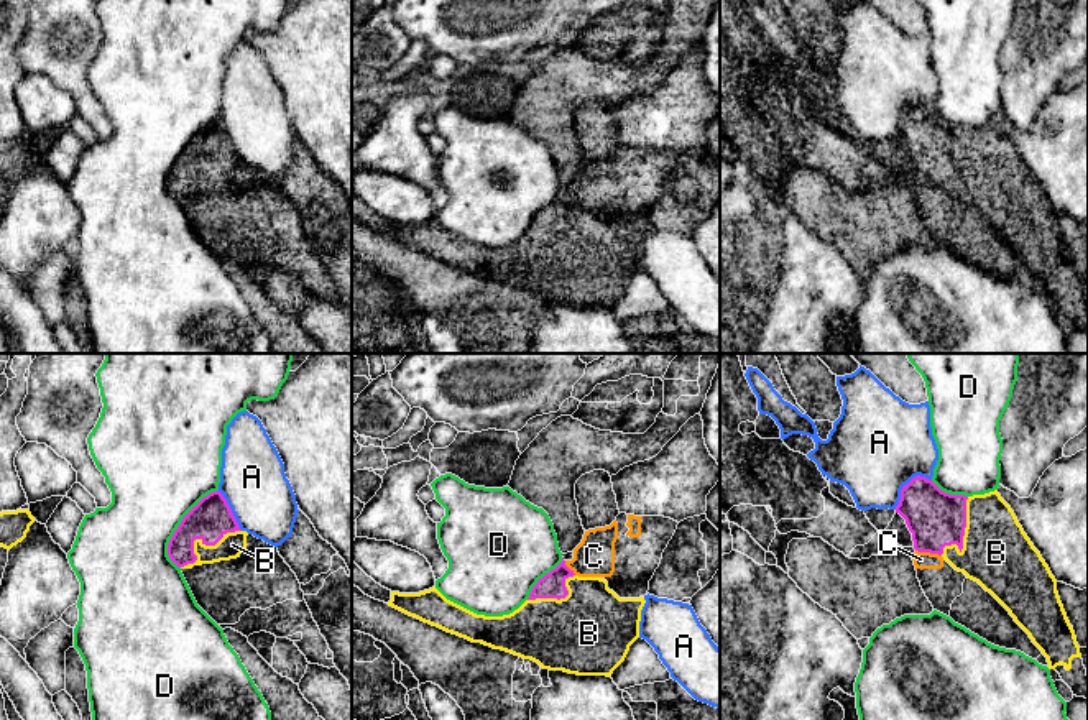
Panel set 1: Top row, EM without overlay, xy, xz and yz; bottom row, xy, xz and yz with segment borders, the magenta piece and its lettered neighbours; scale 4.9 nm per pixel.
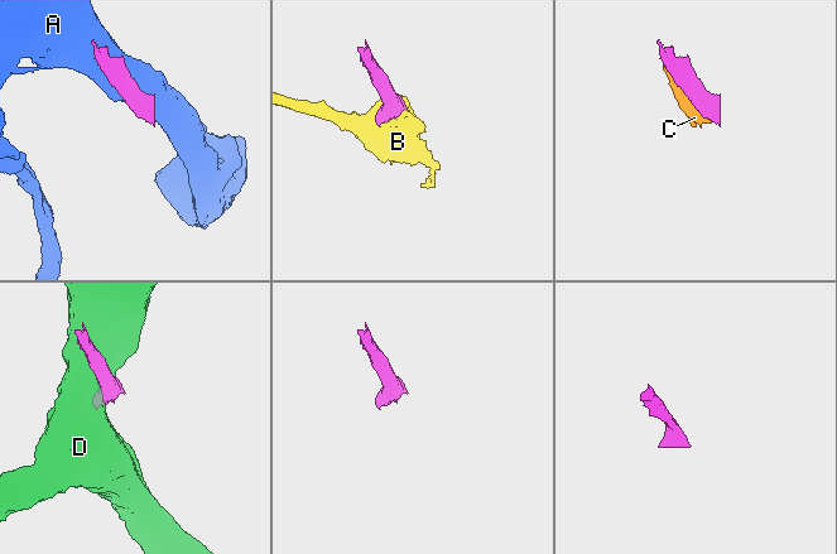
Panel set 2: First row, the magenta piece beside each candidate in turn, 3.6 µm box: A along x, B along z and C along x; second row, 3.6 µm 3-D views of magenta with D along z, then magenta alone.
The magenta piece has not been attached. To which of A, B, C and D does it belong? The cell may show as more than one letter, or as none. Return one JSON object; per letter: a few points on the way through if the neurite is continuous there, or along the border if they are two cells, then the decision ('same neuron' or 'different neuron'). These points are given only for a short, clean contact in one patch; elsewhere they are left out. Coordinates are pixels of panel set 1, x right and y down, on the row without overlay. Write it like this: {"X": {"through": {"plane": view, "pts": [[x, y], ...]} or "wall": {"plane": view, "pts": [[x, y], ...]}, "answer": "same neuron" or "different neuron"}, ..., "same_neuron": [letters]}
{"A": {"answer": "different neuron"}, "B": {"answer": "same neuron"}, "C": {"wall": {"plane": "yz", "pts": [[916, 181], [940, 188]]}, "answer": "different neuron"}, "D": {"answer": "different neuron"}, "same_neuron": ["B"]}

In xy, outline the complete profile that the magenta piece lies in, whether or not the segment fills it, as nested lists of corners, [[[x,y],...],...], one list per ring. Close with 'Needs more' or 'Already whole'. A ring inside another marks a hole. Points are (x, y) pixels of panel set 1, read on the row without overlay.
[[[217,122],[182,150],[169,171],[168,187],[181,201],[230,192],[247,182],[247,168]]]. Needs more

